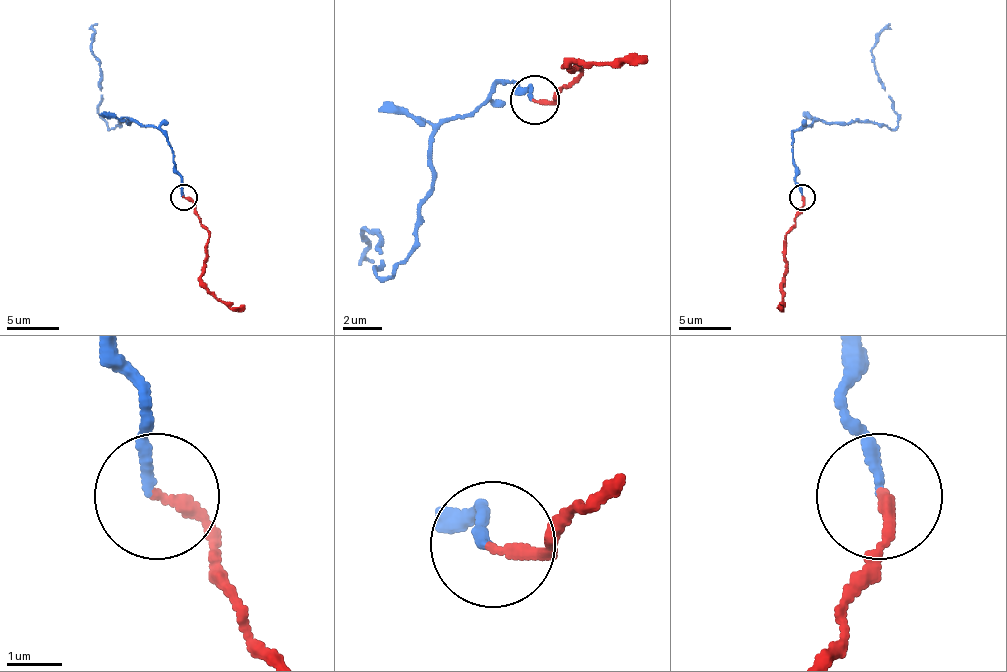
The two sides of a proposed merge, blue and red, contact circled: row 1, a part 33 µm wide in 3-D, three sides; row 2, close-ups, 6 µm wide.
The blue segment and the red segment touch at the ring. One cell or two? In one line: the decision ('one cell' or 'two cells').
one cell

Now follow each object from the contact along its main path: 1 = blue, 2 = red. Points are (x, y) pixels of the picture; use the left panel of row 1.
1: (182, 198), (182, 174), (166, 135), (129, 121), (111, 129), (97, 111), (100, 61), (92, 53), (97, 24)
2: (184, 198), (192, 203), (208, 235), (203, 285), (234, 308), (245, 306)

